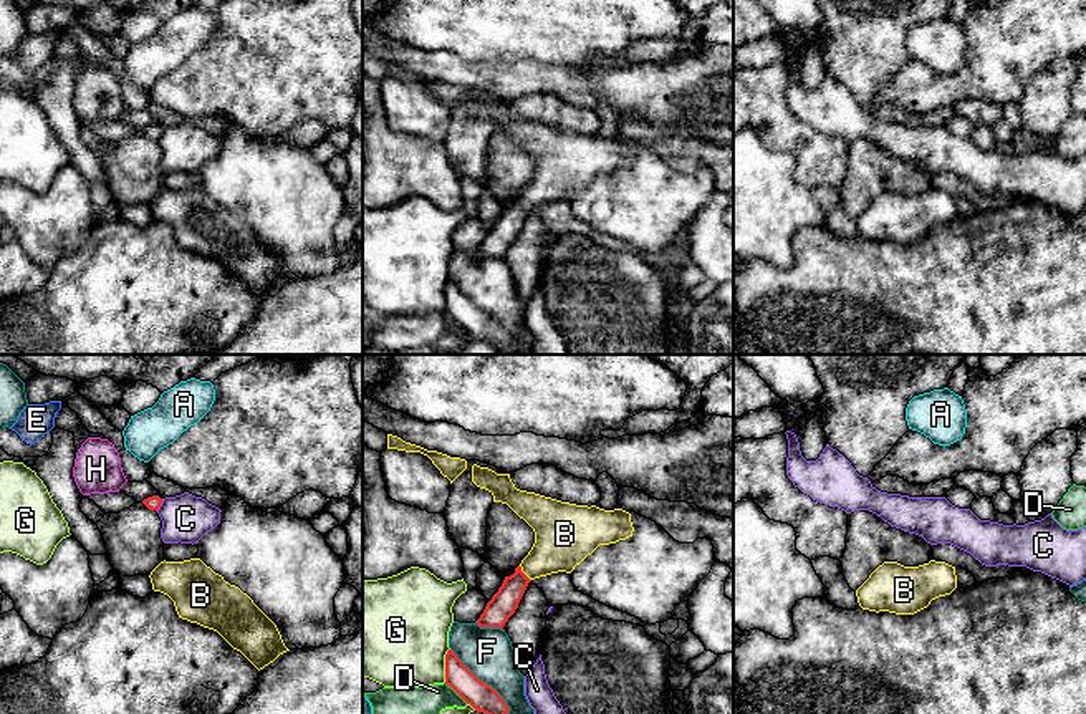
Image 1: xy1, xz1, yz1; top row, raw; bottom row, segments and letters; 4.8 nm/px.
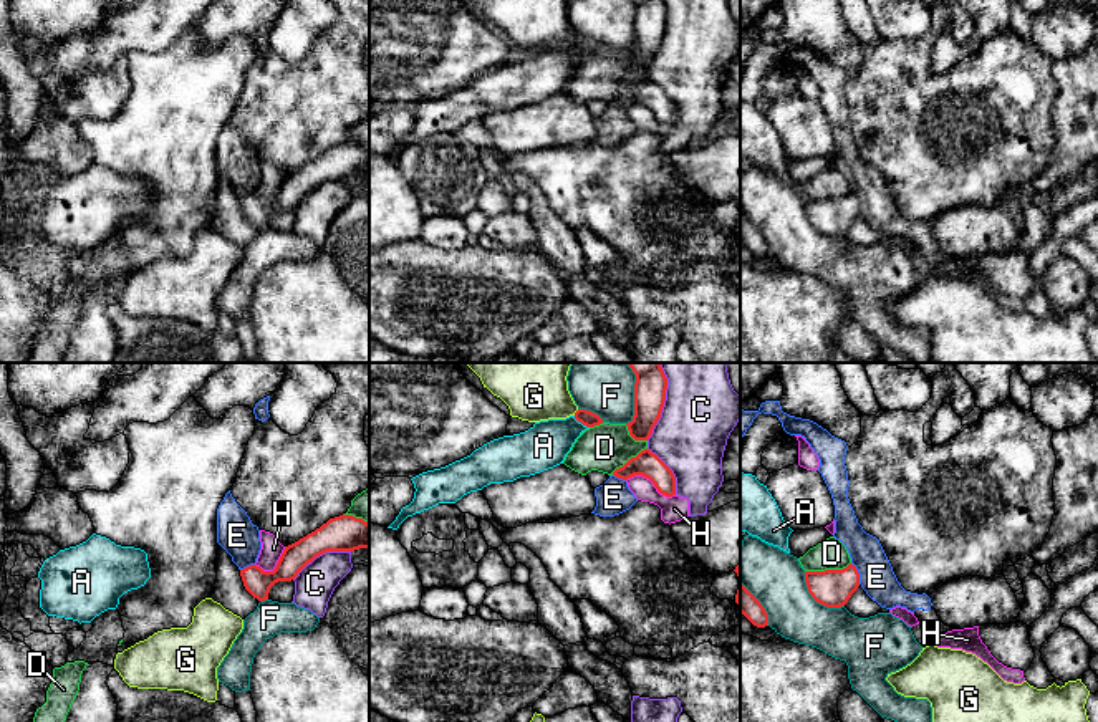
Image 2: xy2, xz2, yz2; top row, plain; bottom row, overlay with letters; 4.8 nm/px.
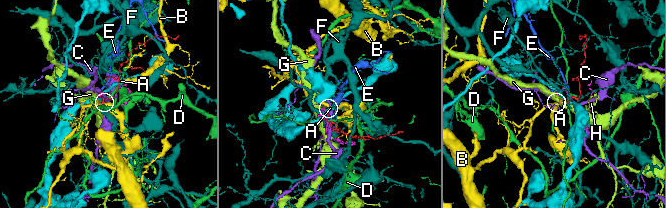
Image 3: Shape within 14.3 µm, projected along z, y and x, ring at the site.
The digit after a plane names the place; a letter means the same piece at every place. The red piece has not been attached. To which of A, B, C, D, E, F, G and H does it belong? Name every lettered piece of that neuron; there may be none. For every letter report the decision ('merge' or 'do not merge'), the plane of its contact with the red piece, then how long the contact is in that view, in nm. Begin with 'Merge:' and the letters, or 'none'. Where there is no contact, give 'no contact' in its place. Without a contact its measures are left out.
Merge: B
A: do not merge; contact in xz2; length 100 nm
B: merge; contact in xz1; length 100 nm
C: do not merge; contact in xz2; length 340 nm
D: do not merge; contact in yz2; length 220 nm
E: do not merge; contact in yz2; length 120 nm
F: do not merge; contact in xz1; length 440 nm
G: do not merge; contact in xz1; length 170 nm
H: do not merge; contact in xz2; length 260 nm

